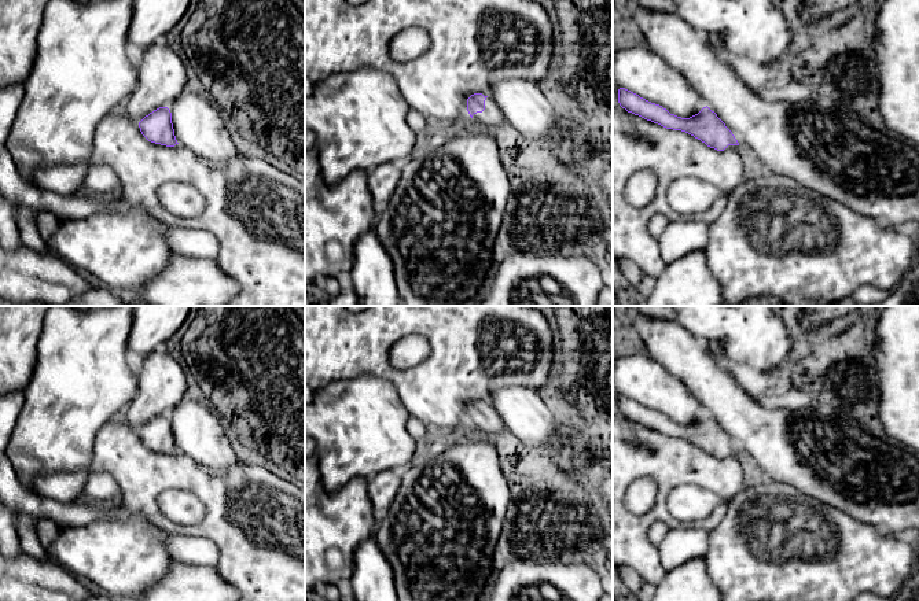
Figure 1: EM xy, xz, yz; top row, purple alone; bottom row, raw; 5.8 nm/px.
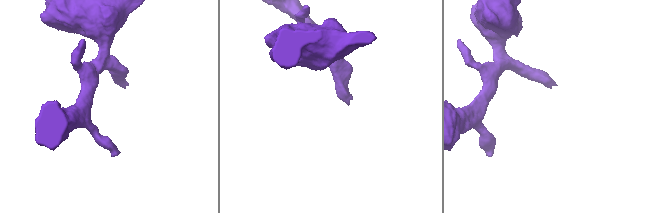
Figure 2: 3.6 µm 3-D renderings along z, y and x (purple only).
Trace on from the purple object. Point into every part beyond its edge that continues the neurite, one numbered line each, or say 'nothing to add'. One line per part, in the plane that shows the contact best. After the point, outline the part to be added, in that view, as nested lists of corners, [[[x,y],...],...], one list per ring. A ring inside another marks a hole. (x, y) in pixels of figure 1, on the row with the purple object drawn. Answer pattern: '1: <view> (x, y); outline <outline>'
1: xz (491, 117); outline [[[490,99],[485,100],[485,110],[473,115],[474,126],[481,129],[492,129],[501,125],[508,125],[499,106]]]

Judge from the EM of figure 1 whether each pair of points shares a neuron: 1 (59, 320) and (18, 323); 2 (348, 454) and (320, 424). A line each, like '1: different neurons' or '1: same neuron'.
1: different neurons
2: same neuron

